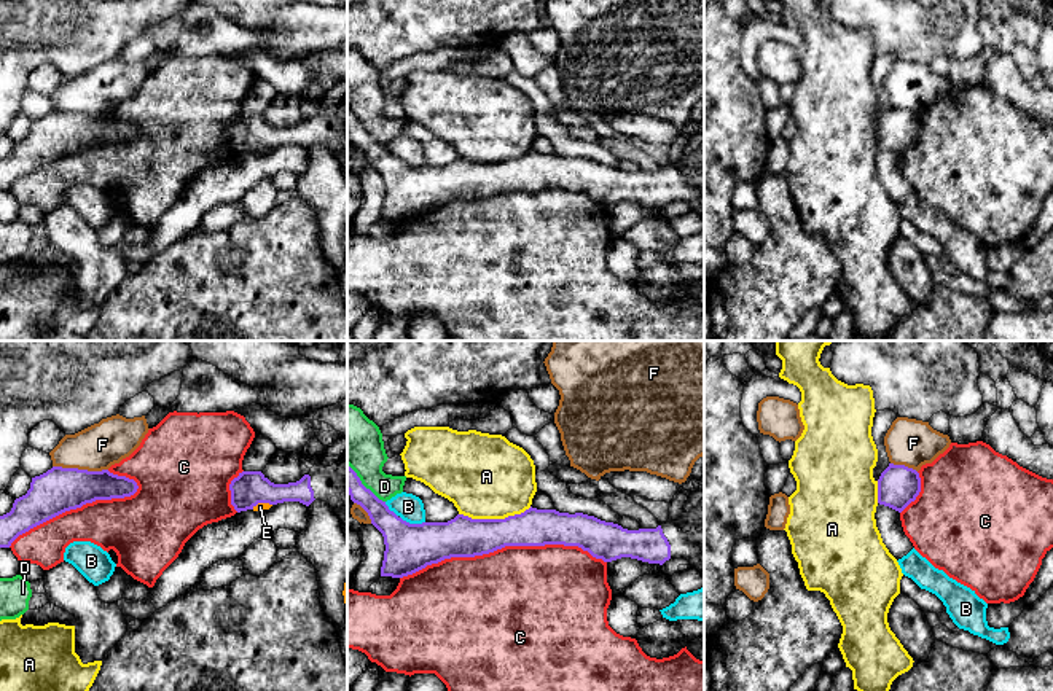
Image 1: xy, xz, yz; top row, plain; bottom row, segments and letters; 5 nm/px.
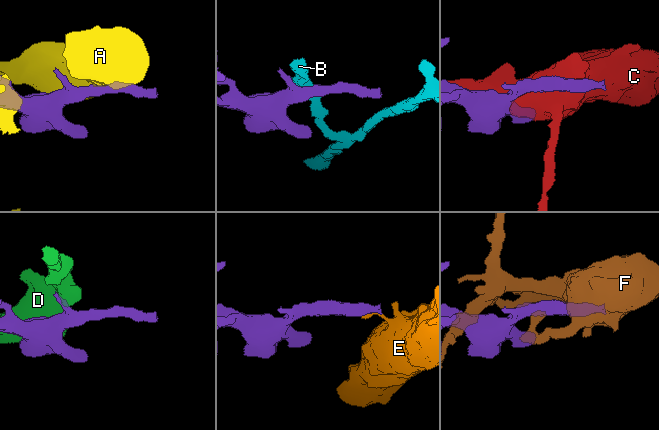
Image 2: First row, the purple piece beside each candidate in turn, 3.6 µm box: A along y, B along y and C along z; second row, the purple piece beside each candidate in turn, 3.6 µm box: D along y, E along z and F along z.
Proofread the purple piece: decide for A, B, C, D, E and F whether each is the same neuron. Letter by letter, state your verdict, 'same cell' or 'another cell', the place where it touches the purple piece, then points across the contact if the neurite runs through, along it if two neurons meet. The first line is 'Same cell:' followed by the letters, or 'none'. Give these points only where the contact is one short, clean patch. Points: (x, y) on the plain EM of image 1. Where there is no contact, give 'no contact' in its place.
Same cell: none
A: another cell | xz (494, 163) | along xz (531, 150), (504, 161), (469, 161), (459, 158)
B: another cell | xz (413, 167) | along xz (400, 160), (410, 166), (424, 166)
C: another cell | xz (502, 190)
D: another cell | xz (362, 128)
E: another cell | xy (262, 145) | along xy (271, 147), (257, 147), (252, 152)
F: another cell | xy (80, 113)

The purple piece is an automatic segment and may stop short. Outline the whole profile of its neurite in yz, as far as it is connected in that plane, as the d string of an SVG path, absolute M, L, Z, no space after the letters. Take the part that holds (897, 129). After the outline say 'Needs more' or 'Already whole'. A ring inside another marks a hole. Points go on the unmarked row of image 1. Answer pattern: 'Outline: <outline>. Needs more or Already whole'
Outline: M905 108L889 110L878 123L878 146L902 156L921 135L919 116Z. Already whole

